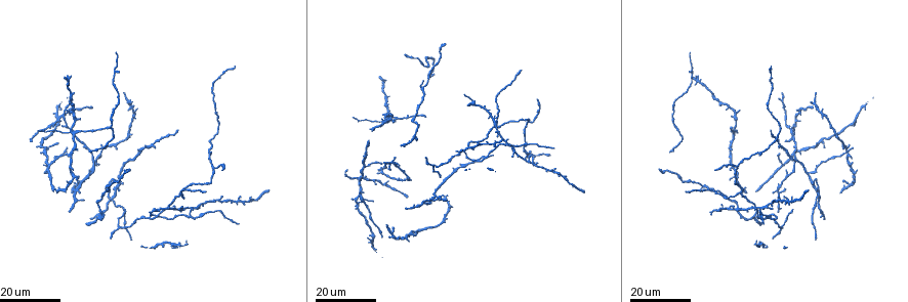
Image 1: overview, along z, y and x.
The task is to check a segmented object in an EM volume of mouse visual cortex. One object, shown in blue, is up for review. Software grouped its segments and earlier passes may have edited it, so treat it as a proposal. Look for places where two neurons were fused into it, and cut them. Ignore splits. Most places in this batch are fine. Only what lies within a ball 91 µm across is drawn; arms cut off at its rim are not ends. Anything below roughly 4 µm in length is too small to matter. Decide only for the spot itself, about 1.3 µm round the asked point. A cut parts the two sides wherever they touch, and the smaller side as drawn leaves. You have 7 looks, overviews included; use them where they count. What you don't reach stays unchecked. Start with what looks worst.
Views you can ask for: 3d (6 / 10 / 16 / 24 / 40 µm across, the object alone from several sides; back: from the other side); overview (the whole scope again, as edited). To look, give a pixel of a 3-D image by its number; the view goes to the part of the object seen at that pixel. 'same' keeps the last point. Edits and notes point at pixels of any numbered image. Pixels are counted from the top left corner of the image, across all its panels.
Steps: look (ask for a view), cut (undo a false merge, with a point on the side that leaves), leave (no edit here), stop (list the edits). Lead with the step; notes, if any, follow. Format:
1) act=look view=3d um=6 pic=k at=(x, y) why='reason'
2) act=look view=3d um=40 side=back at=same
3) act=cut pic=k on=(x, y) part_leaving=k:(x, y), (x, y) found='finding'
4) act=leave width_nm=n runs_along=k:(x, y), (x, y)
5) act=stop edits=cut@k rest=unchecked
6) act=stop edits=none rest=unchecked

act=look view=3d um=16 pic=1 at=(78, 131) why='three-way junction'

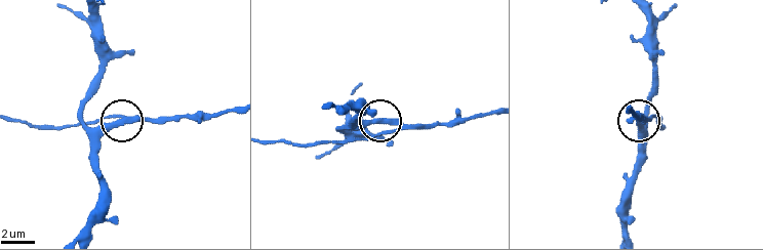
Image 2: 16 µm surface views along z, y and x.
act=look view=3d um=6 pic=2 at=(649, 120) why='closer look'

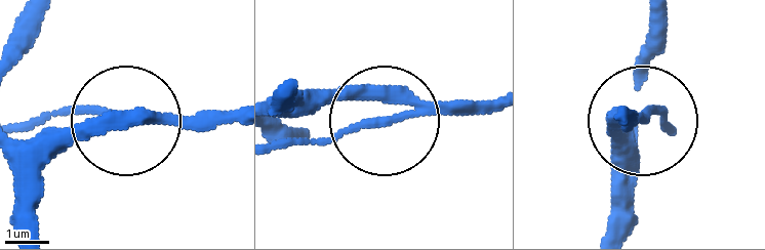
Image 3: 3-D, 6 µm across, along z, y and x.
act=cut pic=3 on=(81, 107) arms=3 found='two neurons meet here'

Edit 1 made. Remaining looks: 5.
act=look view=overview why='redraw'

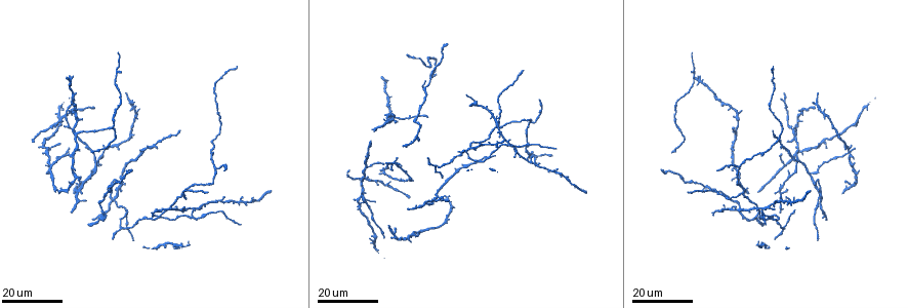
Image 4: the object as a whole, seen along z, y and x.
act=look view=3d um=16 pic=4 at=(530, 123)

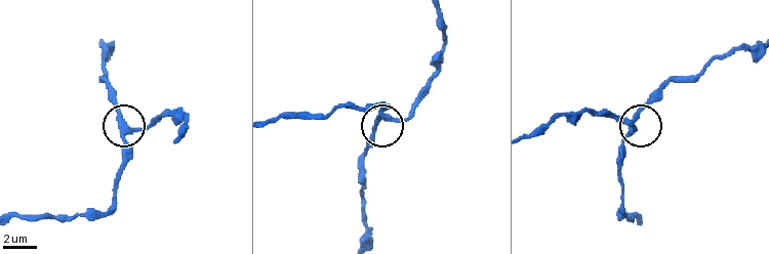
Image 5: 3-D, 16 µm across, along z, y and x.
act=look view=3d um=10 pic=5 at=(388, 116)

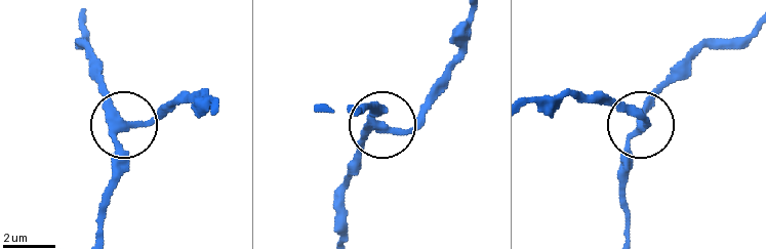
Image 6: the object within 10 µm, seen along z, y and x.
act=leave width_nm=270 found='continuous, no second neuron'

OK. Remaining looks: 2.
act=look view=3d um=16 pic=4 at=(121, 229)

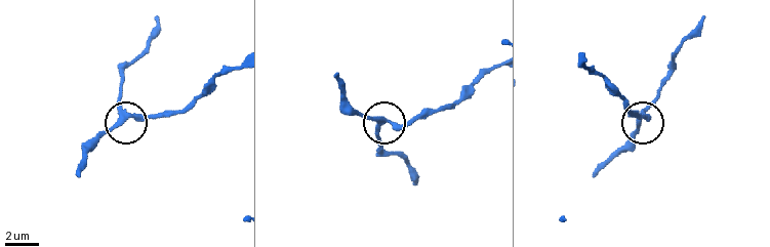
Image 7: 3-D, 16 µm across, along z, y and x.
act=look view=3d um=6 pic=7 at=(389, 120)

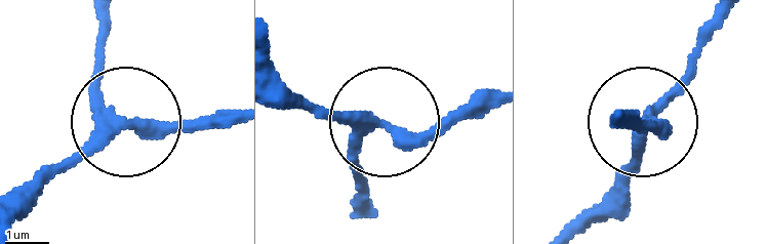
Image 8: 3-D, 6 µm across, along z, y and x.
act=leave side_arm_um=100 runs_along=8:(16, 212), (116, 135), (105, 17) found='all the same neuron'

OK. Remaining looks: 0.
act=stop edits=cut@3 rest=unchecked

